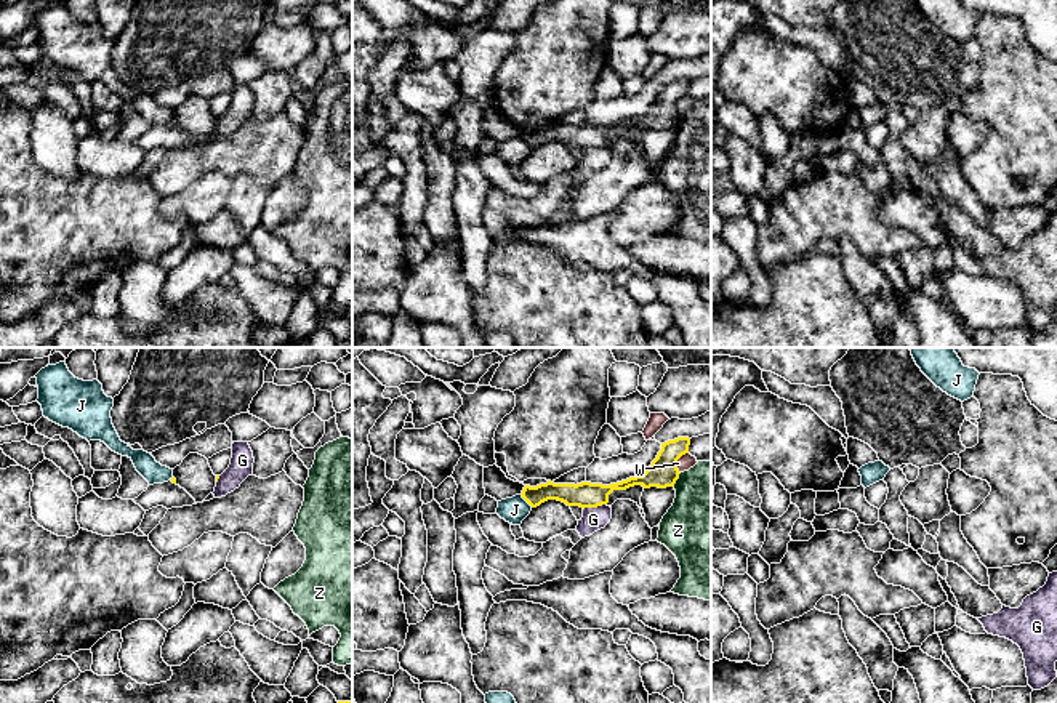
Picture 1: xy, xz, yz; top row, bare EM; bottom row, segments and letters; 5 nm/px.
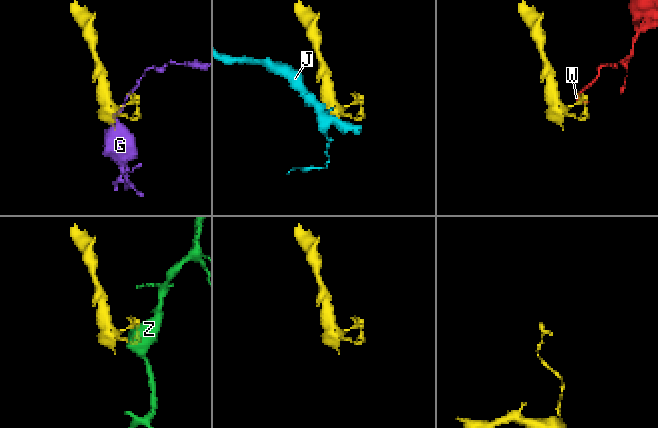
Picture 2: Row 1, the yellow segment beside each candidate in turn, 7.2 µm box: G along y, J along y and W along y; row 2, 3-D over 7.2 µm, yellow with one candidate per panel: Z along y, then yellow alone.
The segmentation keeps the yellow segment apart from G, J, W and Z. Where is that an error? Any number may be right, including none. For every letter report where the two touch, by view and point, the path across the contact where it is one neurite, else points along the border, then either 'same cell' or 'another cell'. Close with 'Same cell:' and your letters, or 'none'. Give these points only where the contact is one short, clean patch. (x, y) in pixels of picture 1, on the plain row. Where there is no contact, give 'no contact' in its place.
G: xz (594, 148) | along xz (606, 144), (583, 151) | another cell
J: xz (526, 141) | along xz (521, 135), (532, 148) | another cell
W: xz (676, 103) | another cell
Z: xz (678, 119) | another cell
Same cell: none

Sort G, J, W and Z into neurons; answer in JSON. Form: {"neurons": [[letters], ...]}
{"neurons": [["G"], ["J"], ["W"], ["Z"]]}

